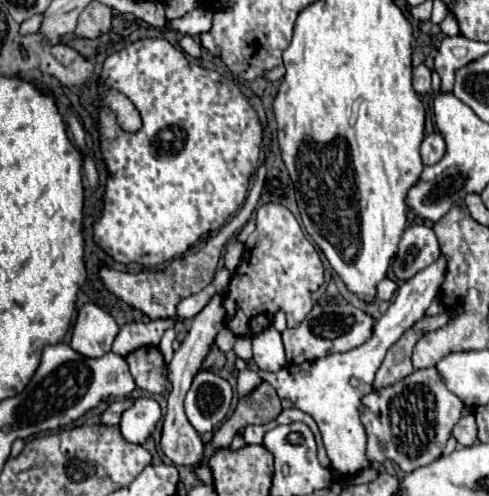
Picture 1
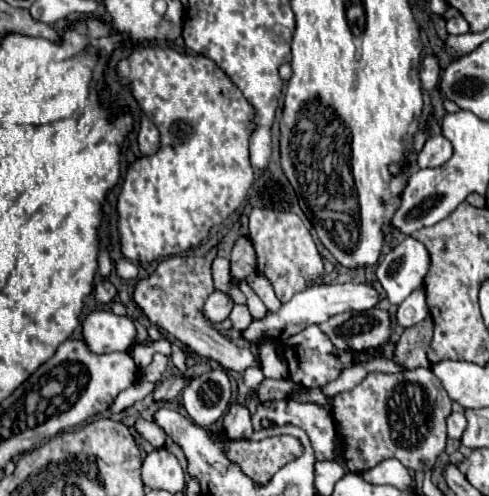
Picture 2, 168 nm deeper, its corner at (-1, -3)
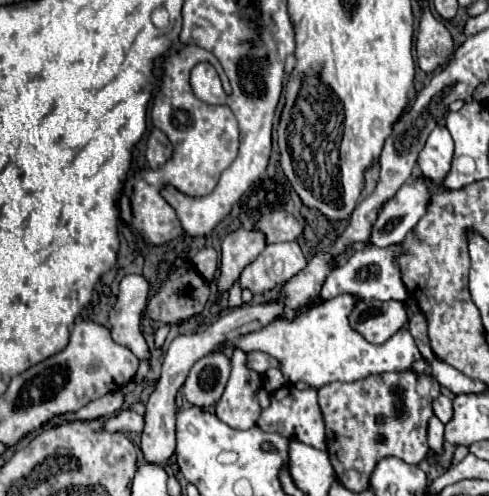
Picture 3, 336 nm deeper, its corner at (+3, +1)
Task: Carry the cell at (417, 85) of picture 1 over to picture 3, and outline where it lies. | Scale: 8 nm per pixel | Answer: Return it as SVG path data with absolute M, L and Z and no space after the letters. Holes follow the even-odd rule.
M424 10L420 18L420 32L416 36L418 66L426 74L430 74L438 66L446 64L452 52L454 52L454 44L448 28L440 20L436 20L428 10Z

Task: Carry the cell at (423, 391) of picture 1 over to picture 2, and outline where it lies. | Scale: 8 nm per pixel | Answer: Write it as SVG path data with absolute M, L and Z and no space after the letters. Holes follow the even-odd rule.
M416 368L400 374L382 374L370 372L354 390L336 394L332 398L332 418L336 424L336 434L342 444L342 462L348 472L360 474L364 470L374 468L386 458L400 460L412 472L430 470L438 456L446 448L446 416L452 412L452 402L442 388L440 380L432 374L432 370Z

